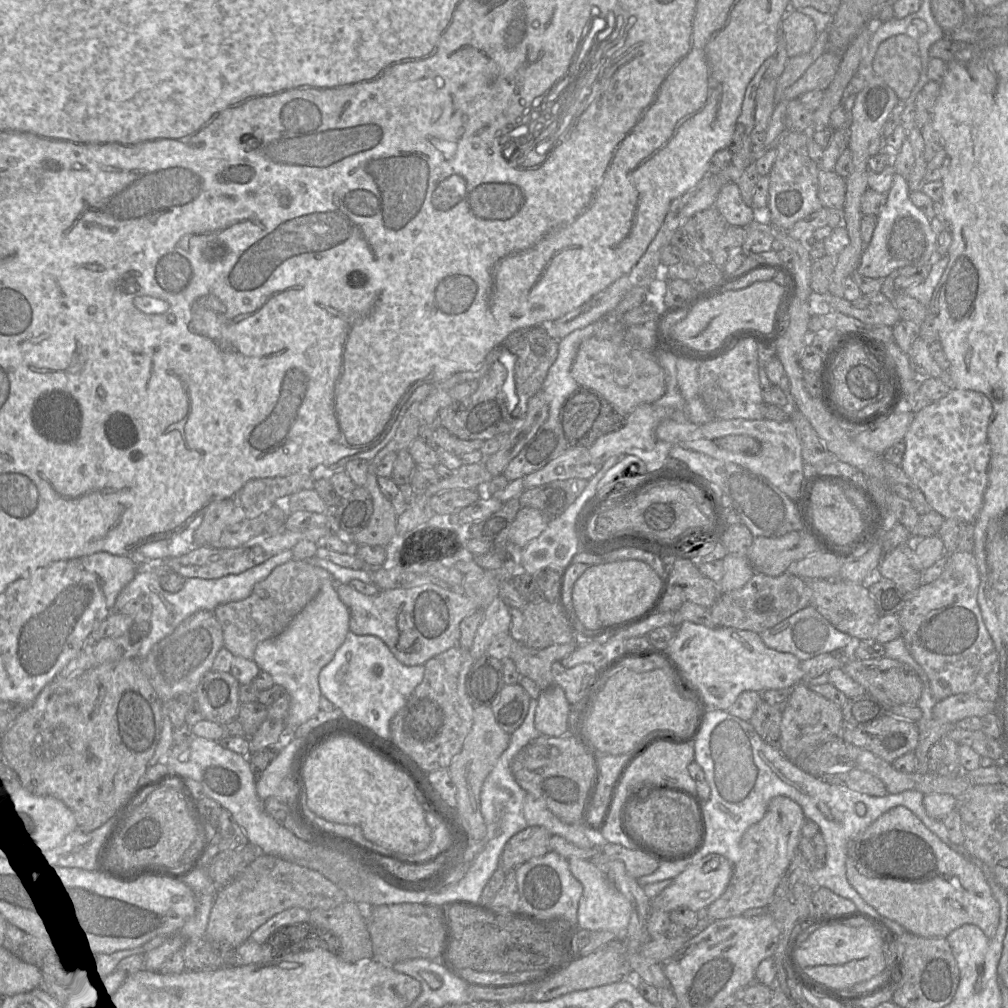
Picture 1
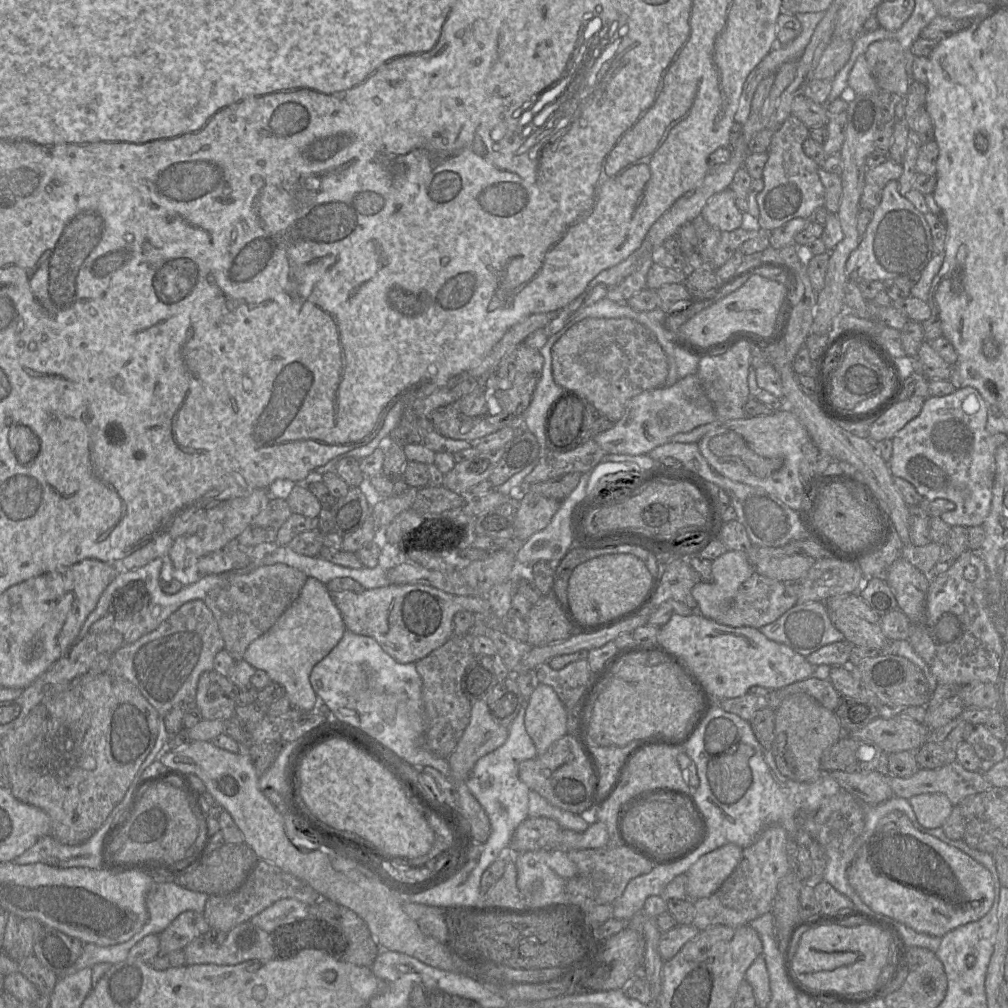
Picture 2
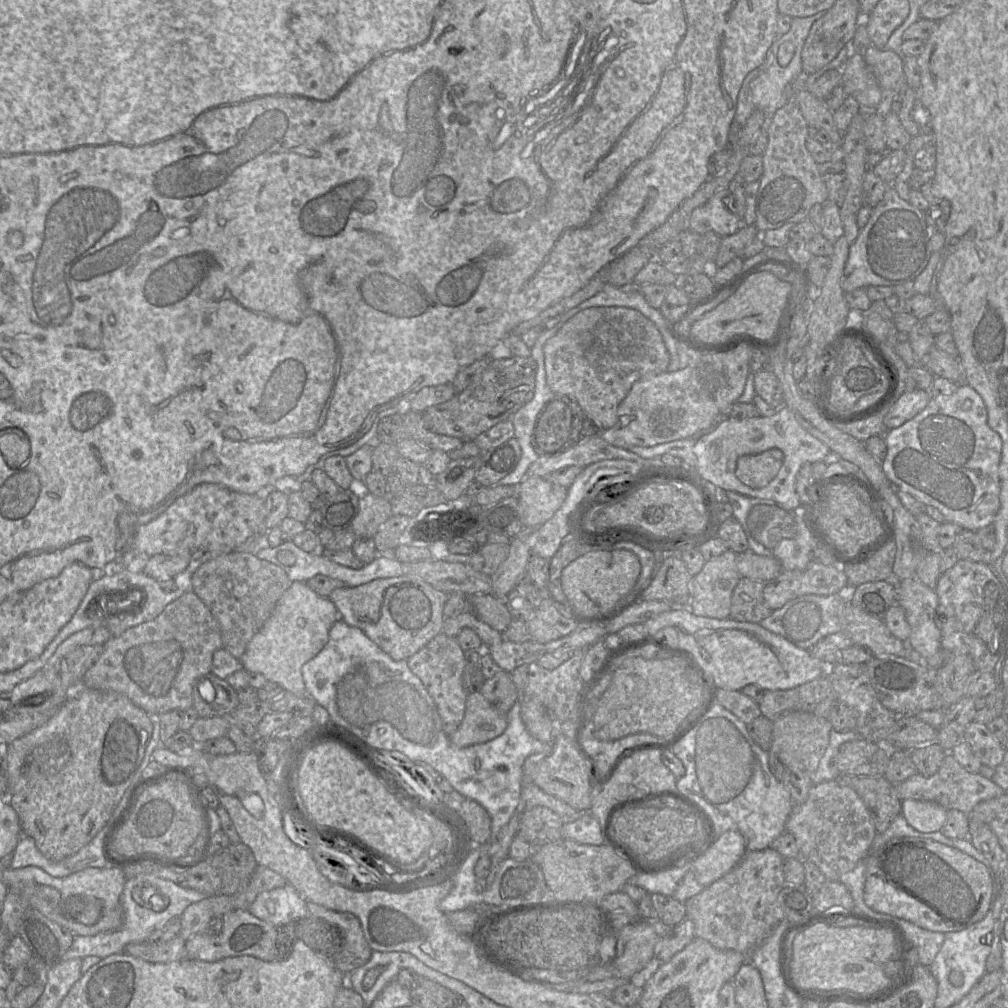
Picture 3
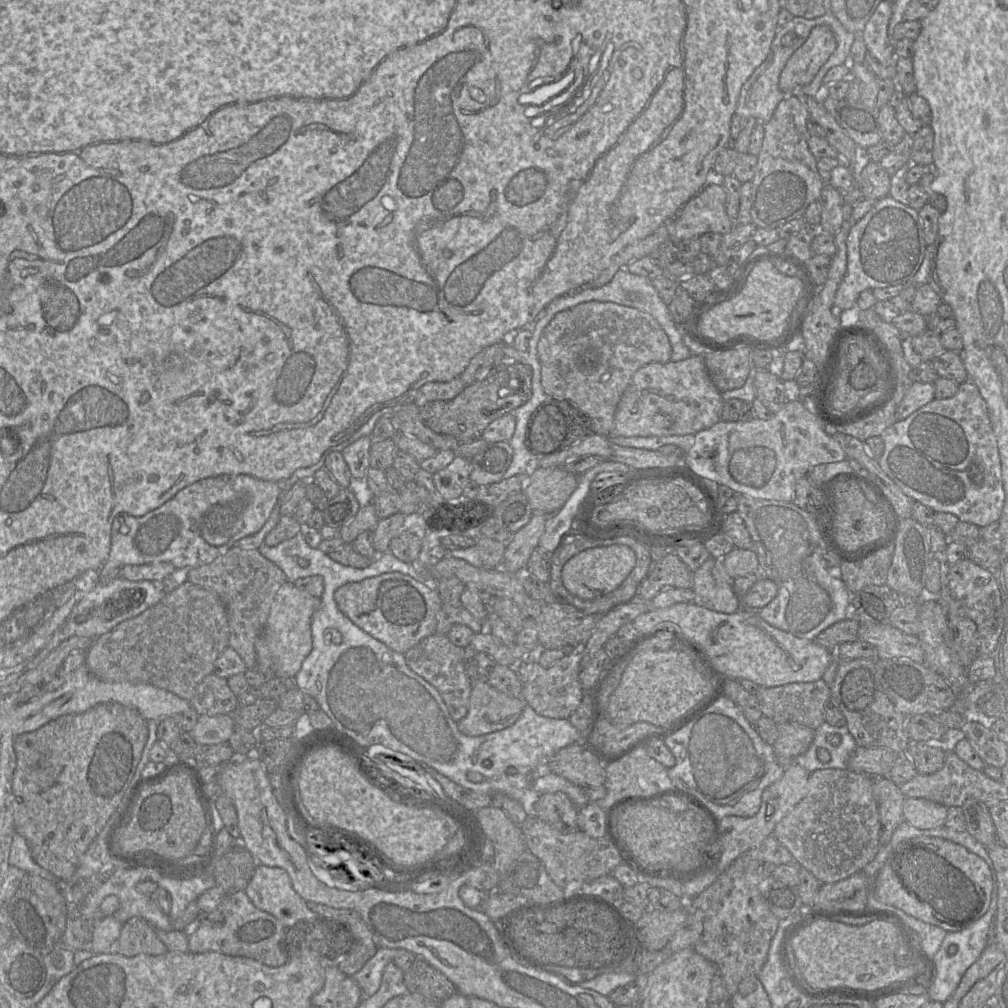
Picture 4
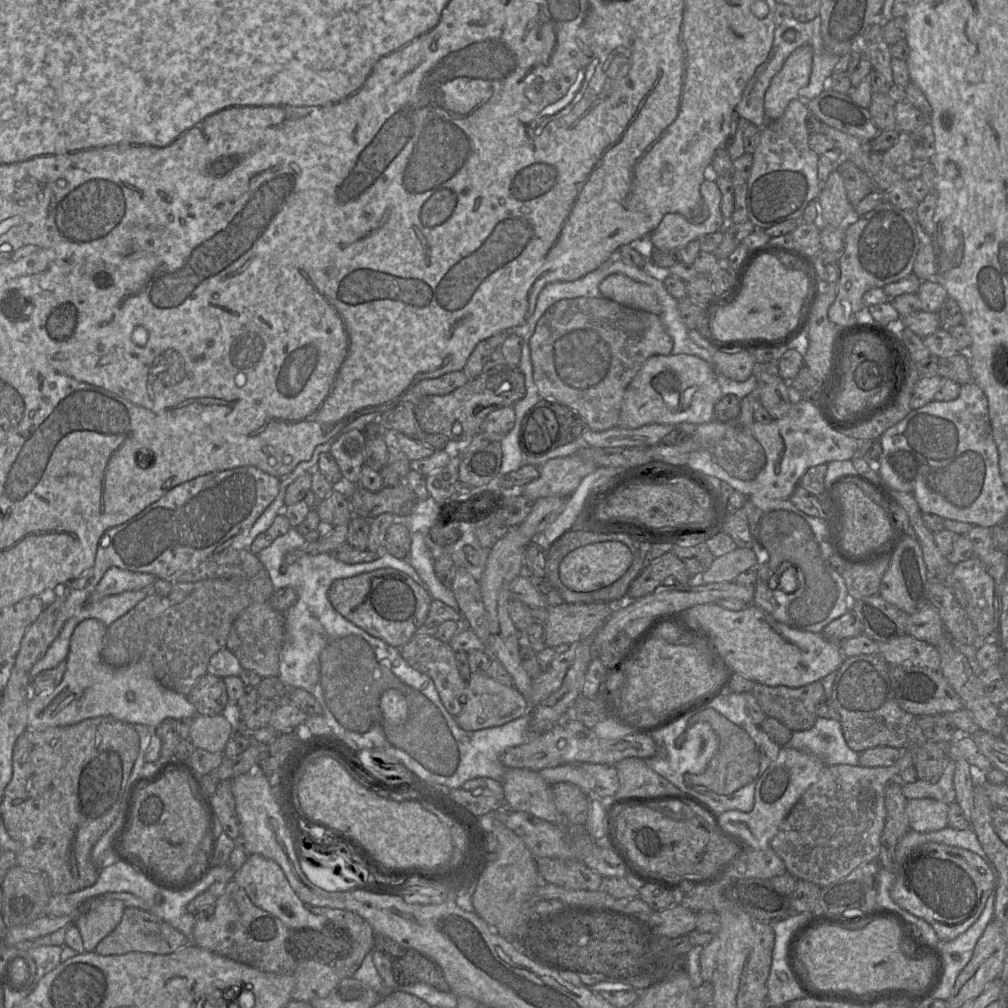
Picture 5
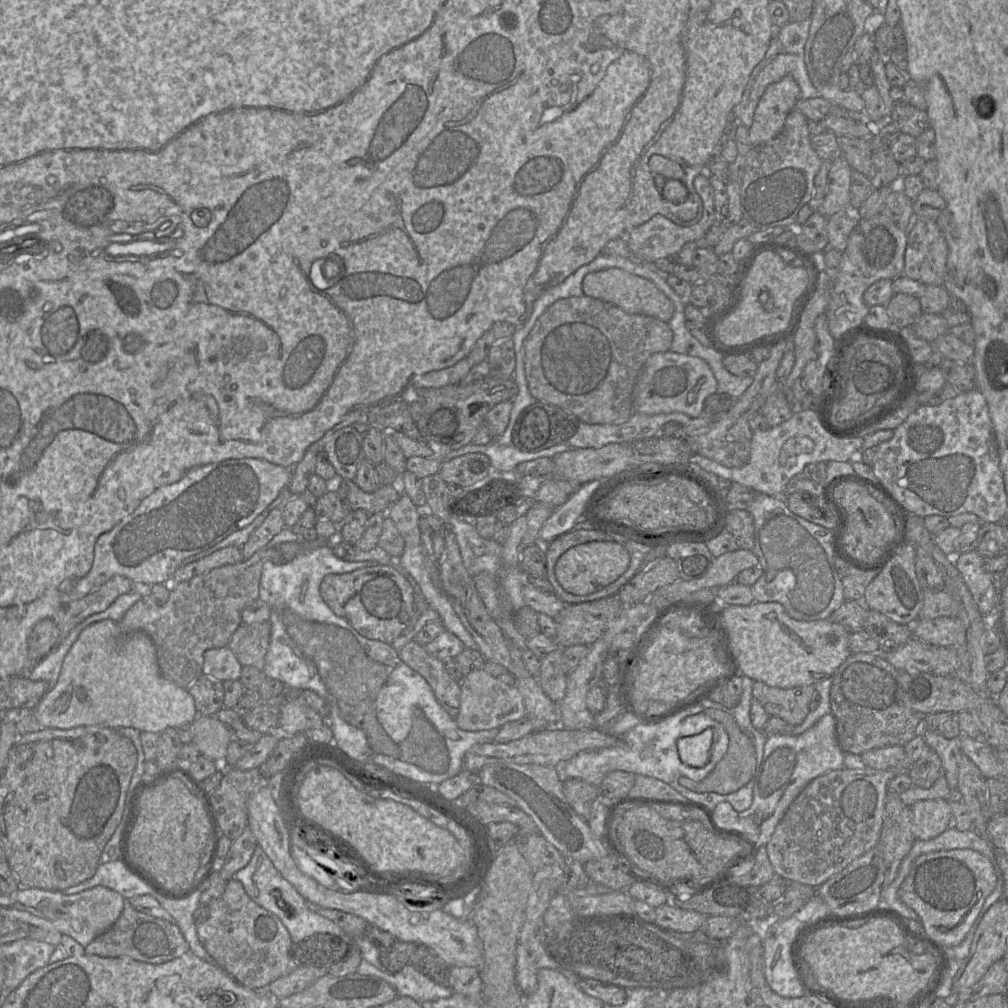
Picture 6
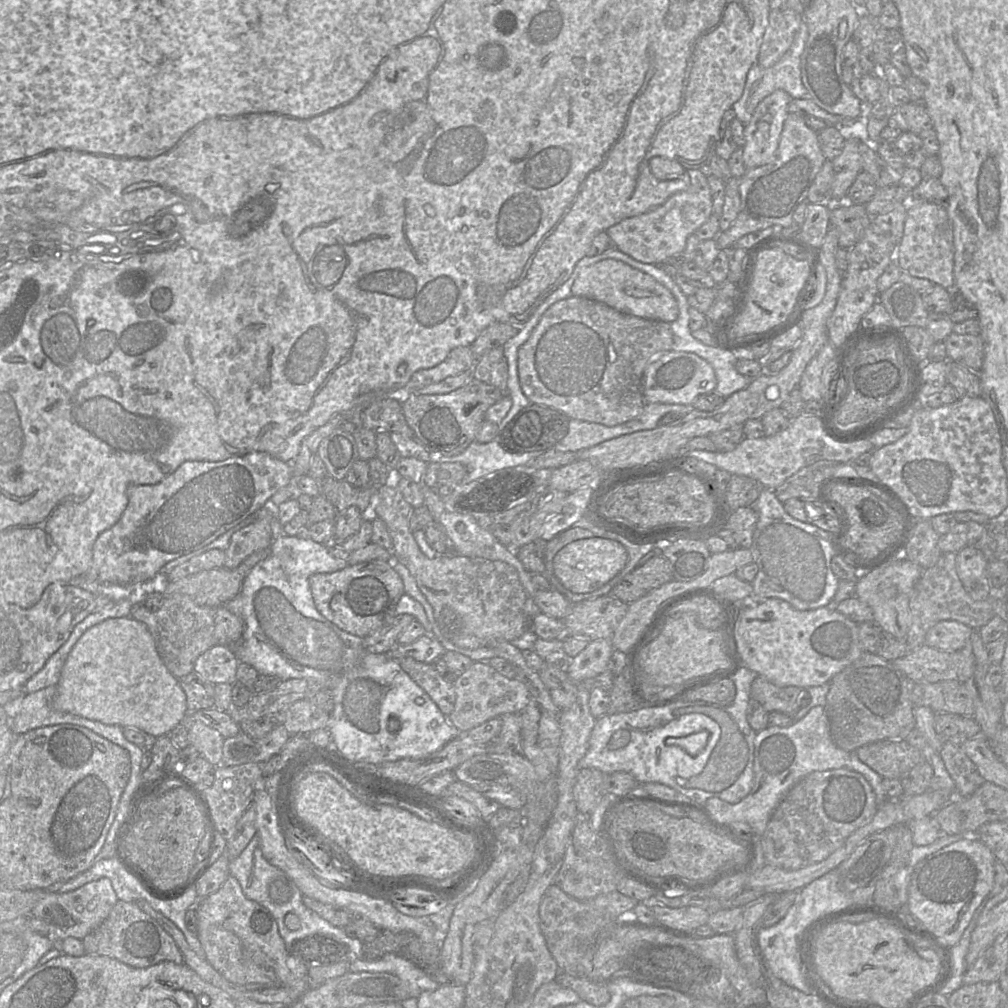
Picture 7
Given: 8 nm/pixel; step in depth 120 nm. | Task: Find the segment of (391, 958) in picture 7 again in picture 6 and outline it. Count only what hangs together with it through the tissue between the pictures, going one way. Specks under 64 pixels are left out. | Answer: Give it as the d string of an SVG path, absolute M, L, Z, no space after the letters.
M363 958L357 973L376 976L392 985L399 996L411 997L419 1003L449 998L454 993L451 987L437 984L412 965L405 966L399 972L391 973L378 969Z

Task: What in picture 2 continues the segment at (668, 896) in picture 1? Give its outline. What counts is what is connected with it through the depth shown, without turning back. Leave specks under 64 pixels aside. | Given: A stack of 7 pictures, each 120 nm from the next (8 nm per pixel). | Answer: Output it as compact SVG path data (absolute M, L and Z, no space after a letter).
M727 843L702 855L686 872L687 898L695 901L713 894L738 866L743 848Z

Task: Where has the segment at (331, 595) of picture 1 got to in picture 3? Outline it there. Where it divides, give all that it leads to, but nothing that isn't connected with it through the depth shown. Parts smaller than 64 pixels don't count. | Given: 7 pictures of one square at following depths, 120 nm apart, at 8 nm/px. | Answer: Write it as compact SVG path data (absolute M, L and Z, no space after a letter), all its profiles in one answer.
M292 582L278 600L271 616L248 643L240 659L243 668L248 673L263 674L268 681L279 684L286 692L291 692L297 696L306 696L302 666L323 649L328 642L331 626L338 619L338 610L328 597L319 596L305 582Z

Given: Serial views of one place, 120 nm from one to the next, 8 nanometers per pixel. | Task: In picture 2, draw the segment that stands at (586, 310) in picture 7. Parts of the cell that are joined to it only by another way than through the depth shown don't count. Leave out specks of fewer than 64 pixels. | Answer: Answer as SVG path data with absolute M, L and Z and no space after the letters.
M588 317L570 327L552 346L552 375L563 389L573 389L601 414L617 422L624 414L627 402L646 390L665 384L668 360L655 334L643 324L630 318Z

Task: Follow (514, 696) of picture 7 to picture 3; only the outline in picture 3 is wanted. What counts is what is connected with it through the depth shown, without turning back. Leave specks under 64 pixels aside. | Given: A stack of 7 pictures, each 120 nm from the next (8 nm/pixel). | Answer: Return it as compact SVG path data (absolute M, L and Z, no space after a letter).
M478 691L468 694L461 725L449 737L456 747L467 747L500 736L507 725L506 714L500 714Z

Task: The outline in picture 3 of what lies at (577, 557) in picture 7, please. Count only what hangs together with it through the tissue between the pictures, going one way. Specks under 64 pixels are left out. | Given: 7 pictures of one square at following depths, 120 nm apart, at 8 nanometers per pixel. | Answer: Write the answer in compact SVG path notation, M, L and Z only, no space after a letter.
M630 550L588 552L570 562L563 569L561 586L564 599L573 606L576 612L588 617L610 614L631 601L642 584L640 582L636 585L640 572L640 561Z

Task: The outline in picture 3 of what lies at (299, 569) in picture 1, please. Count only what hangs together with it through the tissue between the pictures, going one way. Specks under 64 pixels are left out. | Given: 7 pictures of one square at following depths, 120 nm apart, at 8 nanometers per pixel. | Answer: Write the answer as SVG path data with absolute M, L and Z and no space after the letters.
M239 551L207 558L191 578L191 590L206 604L219 624L223 648L239 660L291 584L292 581L279 566Z

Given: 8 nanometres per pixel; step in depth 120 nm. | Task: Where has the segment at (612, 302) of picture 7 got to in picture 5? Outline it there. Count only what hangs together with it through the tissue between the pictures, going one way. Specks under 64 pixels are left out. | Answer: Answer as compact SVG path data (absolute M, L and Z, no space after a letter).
M614 273L607 276L600 284L599 290L604 298L626 307L644 310L660 315L662 306L654 290L647 284L630 277Z

